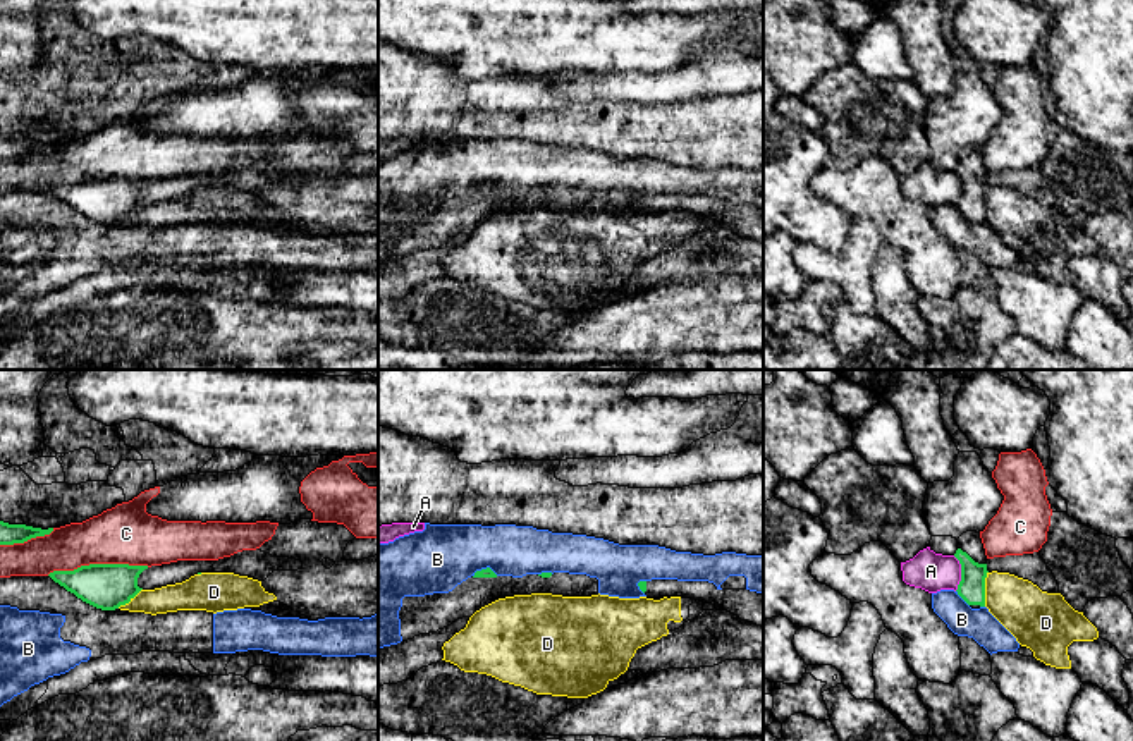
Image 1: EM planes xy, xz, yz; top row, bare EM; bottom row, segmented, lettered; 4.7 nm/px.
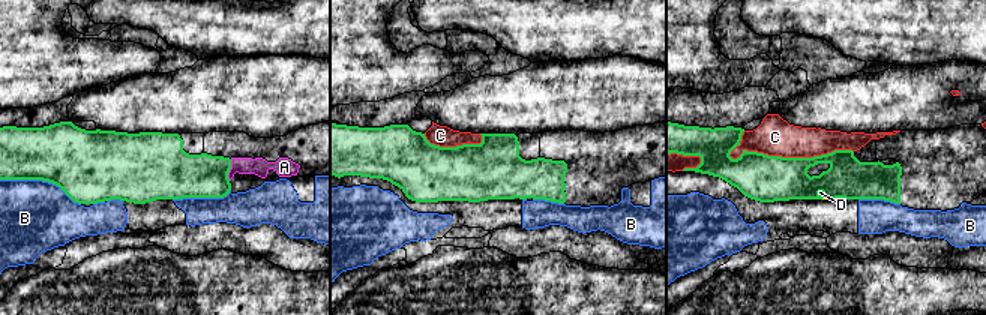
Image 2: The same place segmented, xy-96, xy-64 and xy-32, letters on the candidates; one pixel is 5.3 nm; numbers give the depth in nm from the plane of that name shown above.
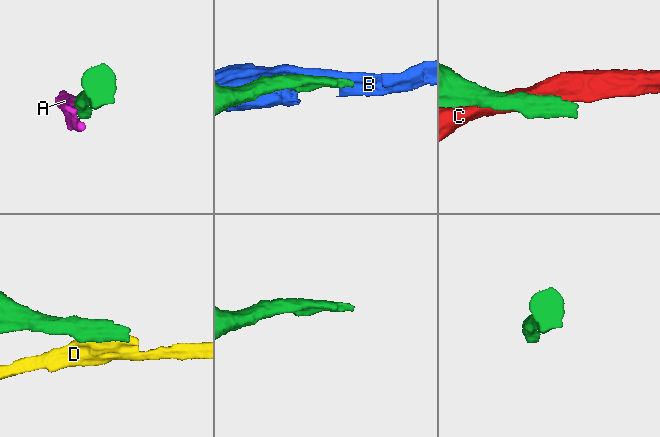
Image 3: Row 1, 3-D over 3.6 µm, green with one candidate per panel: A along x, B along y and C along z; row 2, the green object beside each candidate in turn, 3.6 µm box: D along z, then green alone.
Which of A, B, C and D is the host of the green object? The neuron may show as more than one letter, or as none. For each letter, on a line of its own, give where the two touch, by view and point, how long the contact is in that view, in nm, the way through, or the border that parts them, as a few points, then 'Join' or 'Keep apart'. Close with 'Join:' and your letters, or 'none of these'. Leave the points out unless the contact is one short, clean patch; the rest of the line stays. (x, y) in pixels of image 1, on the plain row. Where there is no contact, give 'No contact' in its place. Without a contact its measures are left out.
A: Touches green at yz (961, 188). Shared border 170 nm. Keep apart
B: Touches green at yz (961, 212). Shared border 100 nm. Keep apart
C: Touches green at xy (97, 179). Shared border 480 nm. Keep apart
D: Touches green at yz (984, 203). Shared border 170 nm. Keep apart
Join: none of these

